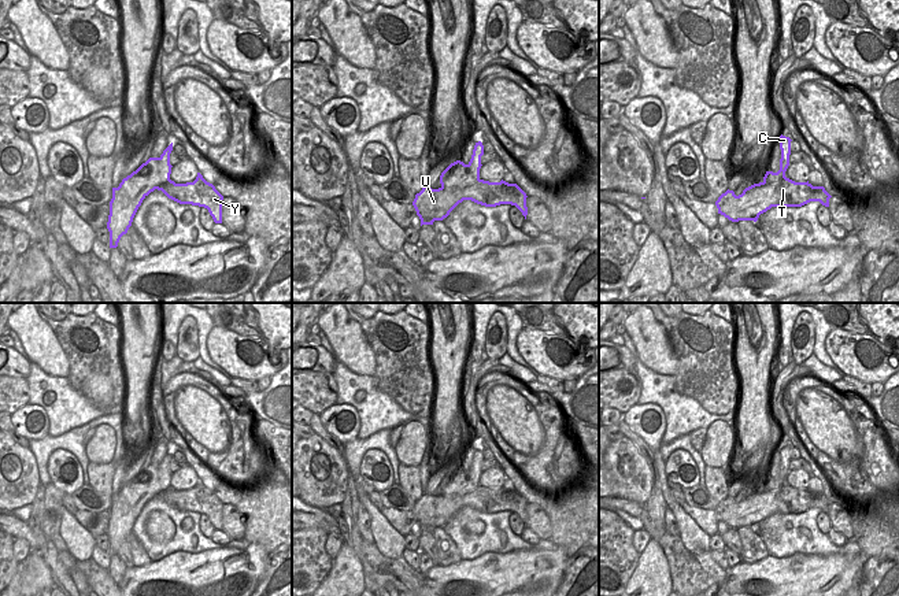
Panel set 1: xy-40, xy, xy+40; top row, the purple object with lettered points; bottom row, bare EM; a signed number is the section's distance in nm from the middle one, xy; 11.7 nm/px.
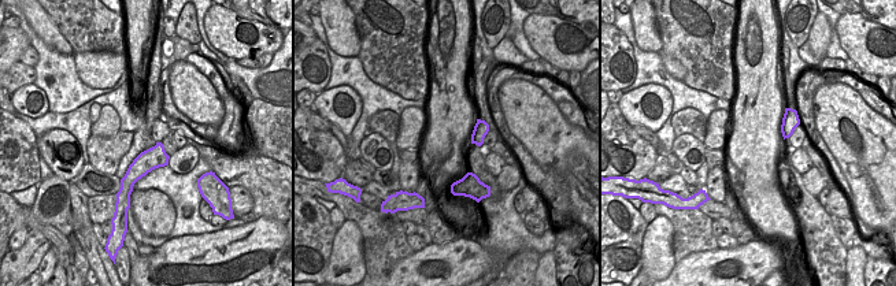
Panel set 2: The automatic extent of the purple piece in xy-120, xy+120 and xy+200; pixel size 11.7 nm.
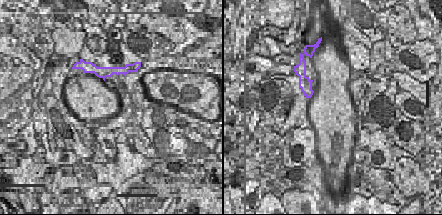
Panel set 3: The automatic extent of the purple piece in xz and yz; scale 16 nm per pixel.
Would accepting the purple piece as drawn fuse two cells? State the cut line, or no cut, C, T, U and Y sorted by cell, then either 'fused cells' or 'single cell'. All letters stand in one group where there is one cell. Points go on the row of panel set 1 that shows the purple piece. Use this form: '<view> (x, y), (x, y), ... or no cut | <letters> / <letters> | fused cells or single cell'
xy (478, 178), (459, 189), (439, 189) | C / T U Y | fused cells

